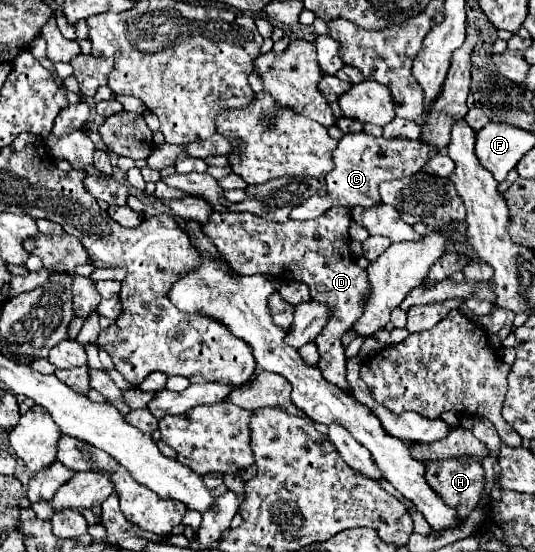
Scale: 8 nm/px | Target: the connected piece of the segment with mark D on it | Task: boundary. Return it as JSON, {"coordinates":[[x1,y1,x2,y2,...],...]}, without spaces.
{"coordinates":[[334,206,320,218,288,220,282,224,264,222,250,212,216,212,212,214,212,222,202,228,202,232,214,242,214,246,238,274,272,274,280,282,302,282,310,288,312,300,330,306,330,318,314,340,320,352,318,368,328,382,340,386,346,392,350,390,344,378,346,356,342,336,356,324,360,314,364,314,364,304,370,294,368,274,356,264,348,248,350,222,352,218,348,208]]}

